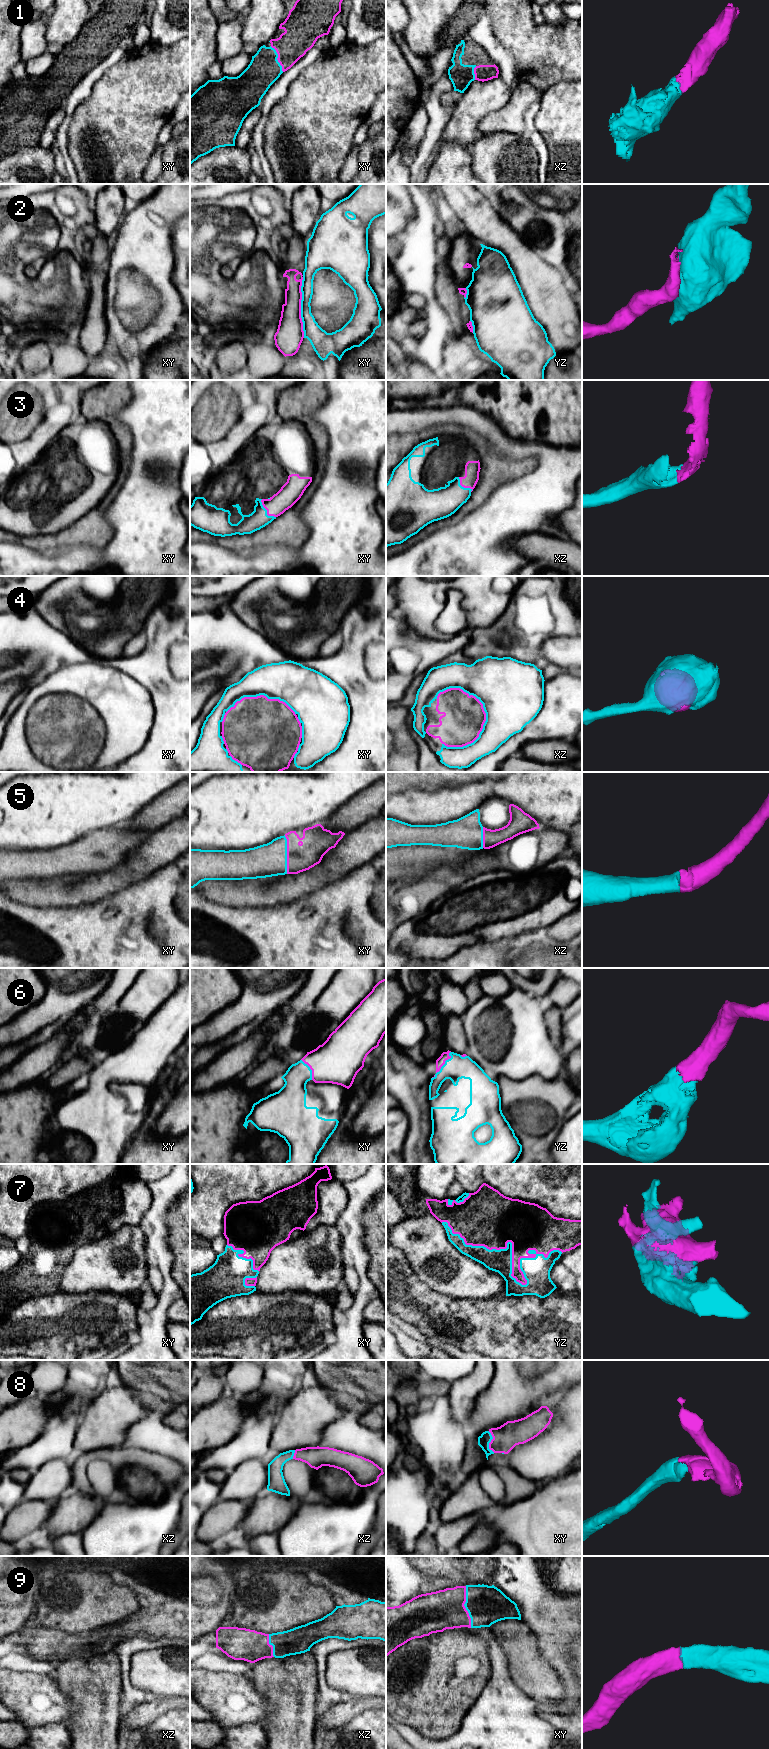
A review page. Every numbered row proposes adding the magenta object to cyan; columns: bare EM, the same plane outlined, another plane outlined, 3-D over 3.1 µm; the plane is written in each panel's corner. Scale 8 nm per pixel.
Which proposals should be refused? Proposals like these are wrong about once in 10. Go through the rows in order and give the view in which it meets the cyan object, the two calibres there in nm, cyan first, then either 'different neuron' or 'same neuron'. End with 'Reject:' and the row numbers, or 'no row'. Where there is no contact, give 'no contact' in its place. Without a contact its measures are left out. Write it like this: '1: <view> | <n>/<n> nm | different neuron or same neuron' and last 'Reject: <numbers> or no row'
1: xy | 260/260 nm | same neuron
2: xy | 150/220 nm | different neuron
3: xy | 150/170 nm | same neuron
4: xz | 380/340 nm | same neuron
5: xy | 260/240 nm | same neuron
6: yz | 190/70 nm | same neuron
7: yz | 220/260 nm | same neuron
8: xy | 100/200 nm | same neuron
9: xy | 320/320 nm | same neuron
Reject: 2

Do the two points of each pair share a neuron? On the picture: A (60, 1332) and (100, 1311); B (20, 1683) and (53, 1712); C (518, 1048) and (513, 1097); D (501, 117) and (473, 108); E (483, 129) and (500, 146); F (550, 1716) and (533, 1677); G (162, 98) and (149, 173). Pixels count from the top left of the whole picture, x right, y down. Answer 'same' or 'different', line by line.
A: same
B: same
C: different
D: different
E: different
F: different
G: different

